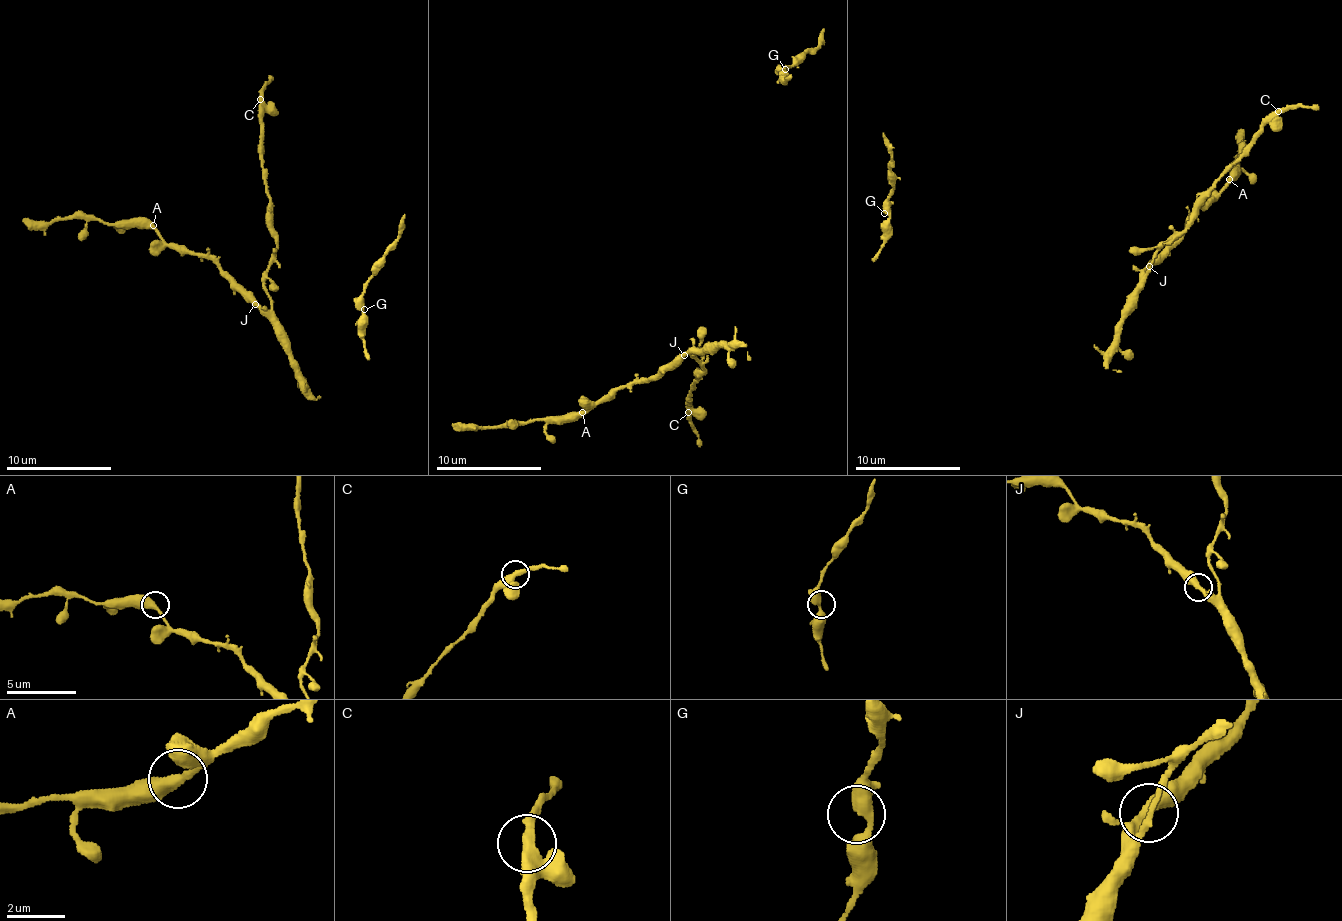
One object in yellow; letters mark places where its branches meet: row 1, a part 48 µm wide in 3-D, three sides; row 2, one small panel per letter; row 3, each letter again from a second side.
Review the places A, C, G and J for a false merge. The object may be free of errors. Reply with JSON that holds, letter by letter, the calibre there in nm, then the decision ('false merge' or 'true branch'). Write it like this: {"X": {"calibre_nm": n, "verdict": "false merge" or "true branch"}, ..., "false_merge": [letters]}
{"A": {"calibre_nm": 420, "verdict": "true branch"}, "C": {"calibre_nm": 420, "verdict": "true branch"}, "G": {"calibre_nm": 360, "verdict": "true branch"}, "J": {"calibre_nm": 400, "verdict": "true branch"}, "false_merge": []}

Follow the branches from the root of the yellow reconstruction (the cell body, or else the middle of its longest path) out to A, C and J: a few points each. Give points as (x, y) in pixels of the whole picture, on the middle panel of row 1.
A: (736, 331), (733, 339), (725, 344), (717, 343), (716, 340), (695, 349), (644, 381), (615, 389), (582, 412)
C: (736, 331), (733, 339), (725, 344), (716, 340), (694, 352), (694, 359), (704, 369), (690, 390), (689, 412)
J: (736, 331), (733, 339), (725, 344), (717, 343), (716, 340), (684, 355)

